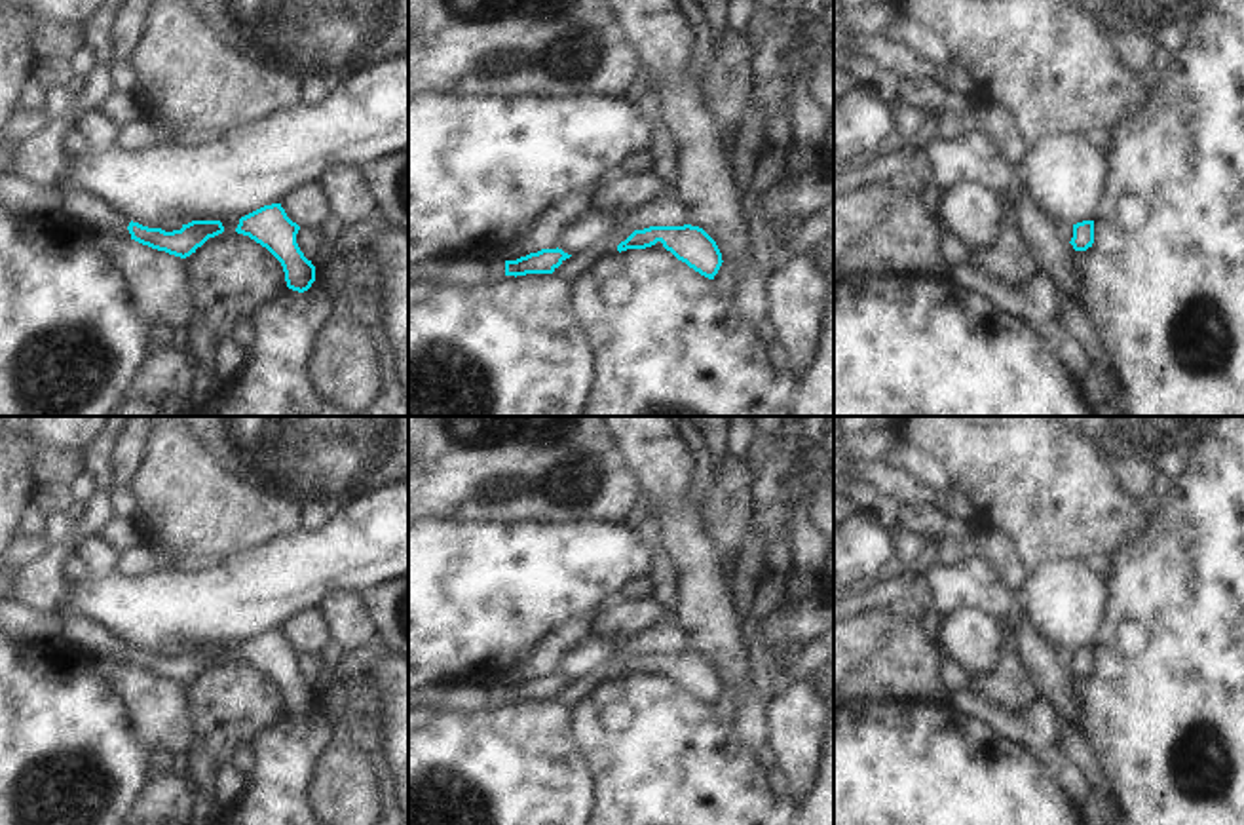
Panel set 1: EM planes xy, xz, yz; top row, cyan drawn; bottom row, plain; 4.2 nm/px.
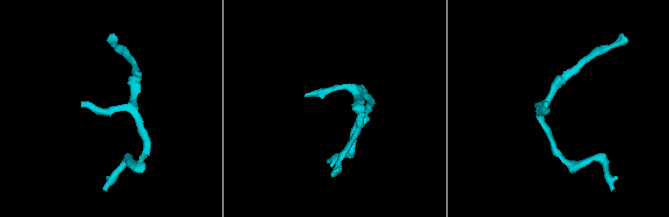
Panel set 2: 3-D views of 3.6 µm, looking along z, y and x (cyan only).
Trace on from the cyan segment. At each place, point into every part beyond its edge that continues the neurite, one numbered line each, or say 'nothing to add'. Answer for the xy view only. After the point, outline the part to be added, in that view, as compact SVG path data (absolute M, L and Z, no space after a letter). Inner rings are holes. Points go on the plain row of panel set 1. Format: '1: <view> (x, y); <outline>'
nothing to add

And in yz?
nothing to add

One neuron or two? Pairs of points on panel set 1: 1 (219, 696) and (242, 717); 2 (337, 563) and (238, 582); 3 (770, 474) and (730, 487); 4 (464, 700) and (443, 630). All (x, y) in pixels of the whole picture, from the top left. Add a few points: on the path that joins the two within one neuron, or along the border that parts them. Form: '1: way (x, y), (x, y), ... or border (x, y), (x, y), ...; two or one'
1: way (225, 700), (236, 711); one
2: way (312, 565), (274, 582), (263, 582); one
3: border (743, 460), (753, 472), (751, 521); two
4: border (496, 681), (432, 683), (428, 687); two

